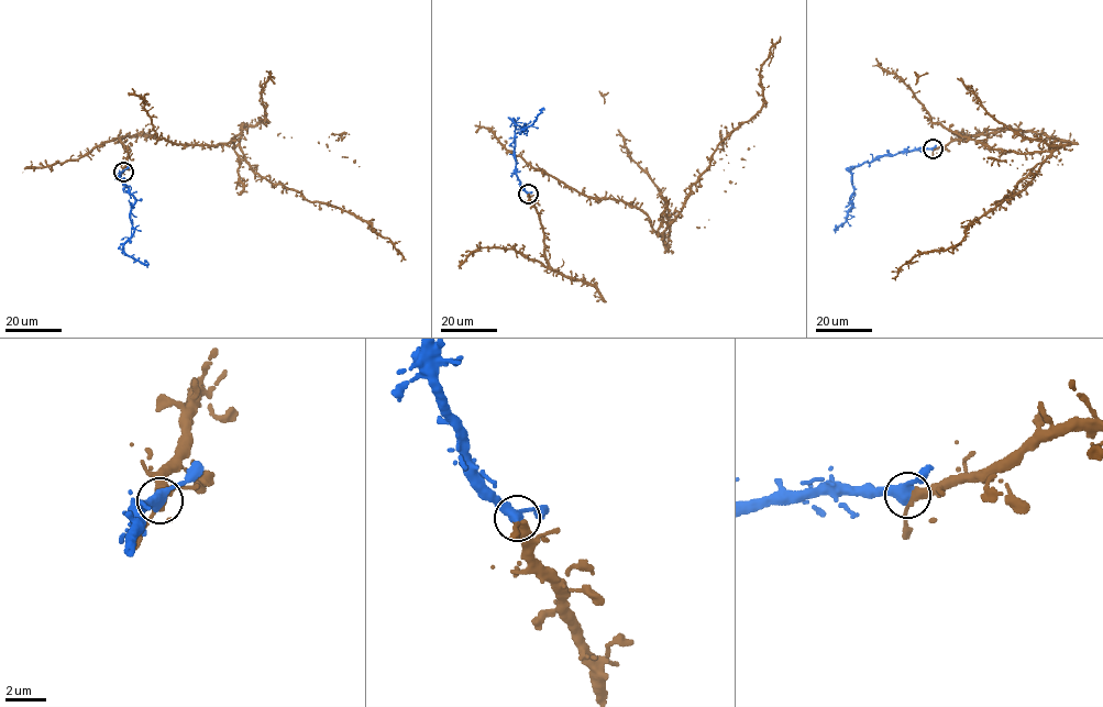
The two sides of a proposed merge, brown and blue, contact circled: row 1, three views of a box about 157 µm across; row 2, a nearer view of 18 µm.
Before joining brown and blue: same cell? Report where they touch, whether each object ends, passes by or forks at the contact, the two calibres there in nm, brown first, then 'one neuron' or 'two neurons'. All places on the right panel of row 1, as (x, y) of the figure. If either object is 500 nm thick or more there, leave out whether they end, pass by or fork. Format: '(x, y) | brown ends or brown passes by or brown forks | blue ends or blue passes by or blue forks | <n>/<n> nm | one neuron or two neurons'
(933, 148) | brown passes by | blue passes by | 340/420 nm | one neuron

